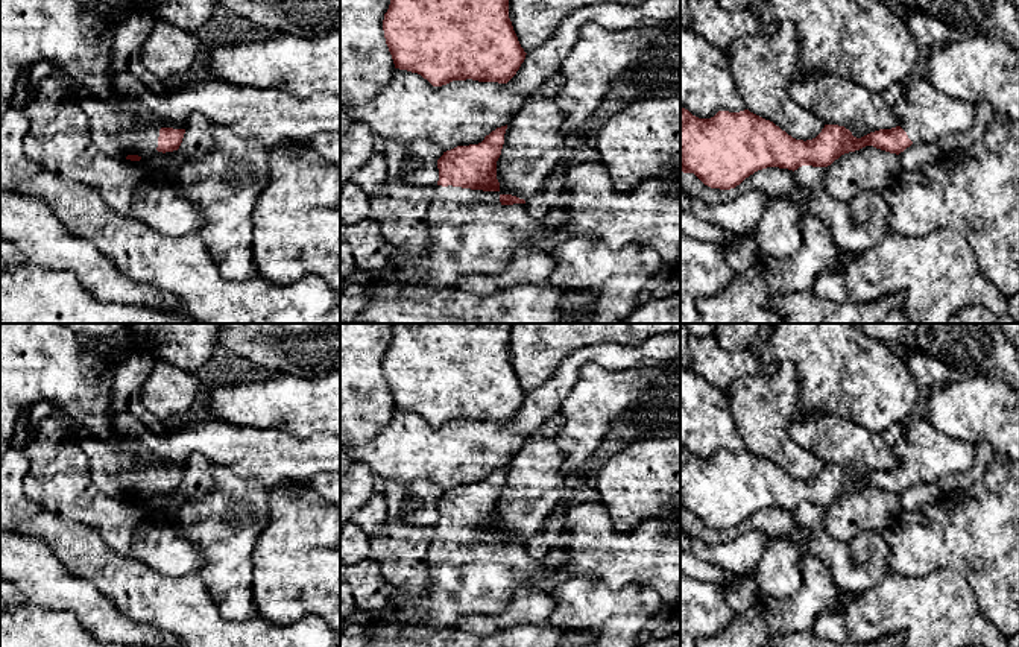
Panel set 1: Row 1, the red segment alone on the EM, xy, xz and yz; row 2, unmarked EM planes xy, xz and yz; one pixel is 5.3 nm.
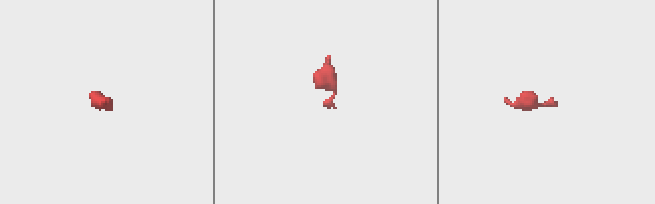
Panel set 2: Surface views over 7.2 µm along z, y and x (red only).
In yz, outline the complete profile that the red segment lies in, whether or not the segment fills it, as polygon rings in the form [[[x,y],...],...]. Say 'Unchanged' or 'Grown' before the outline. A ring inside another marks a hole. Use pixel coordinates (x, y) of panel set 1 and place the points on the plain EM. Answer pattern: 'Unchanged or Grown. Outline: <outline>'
Grown. Outline: [[[925,418],[911,419],[904,434],[894,443],[899,465],[891,469],[879,469],[861,478],[838,465],[825,465],[812,480],[796,480],[749,450],[740,453],[718,451],[711,459],[699,459],[688,450],[680,448],[680,510],[694,513],[711,529],[730,530],[746,518],[767,507],[797,510],[802,506],[828,507],[841,495],[860,491],[866,486],[899,495],[913,483],[935,484],[937,480],[972,468],[975,443],[952,439],[937,430]]]

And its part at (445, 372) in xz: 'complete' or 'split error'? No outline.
complete

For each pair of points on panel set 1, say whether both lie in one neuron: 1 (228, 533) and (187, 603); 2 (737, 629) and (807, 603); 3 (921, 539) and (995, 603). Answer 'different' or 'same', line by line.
1: different
2: same
3: same

